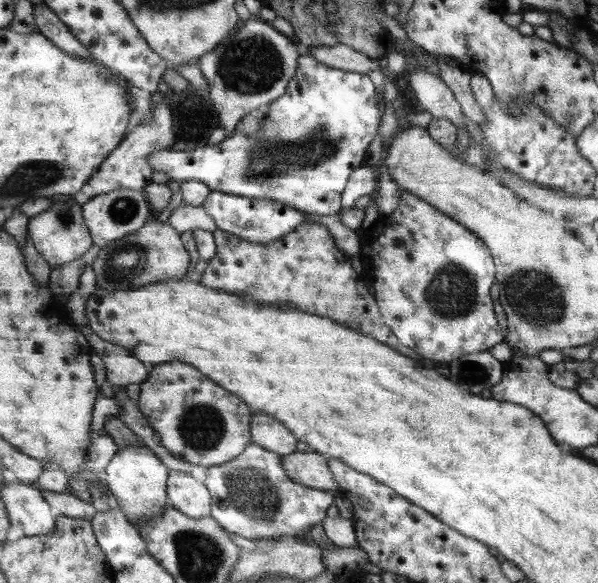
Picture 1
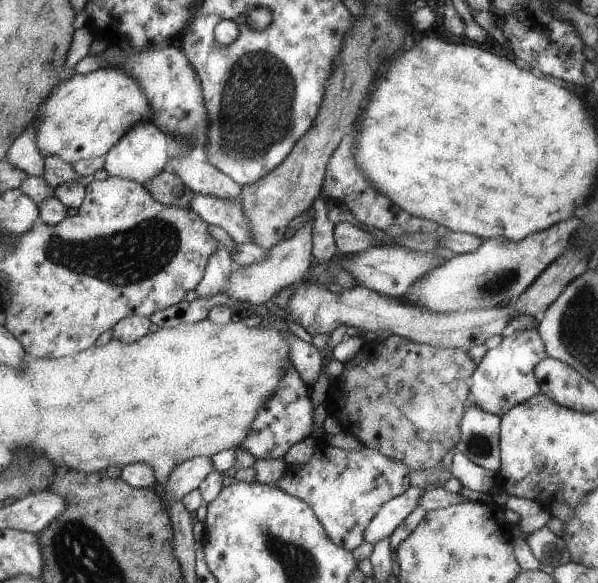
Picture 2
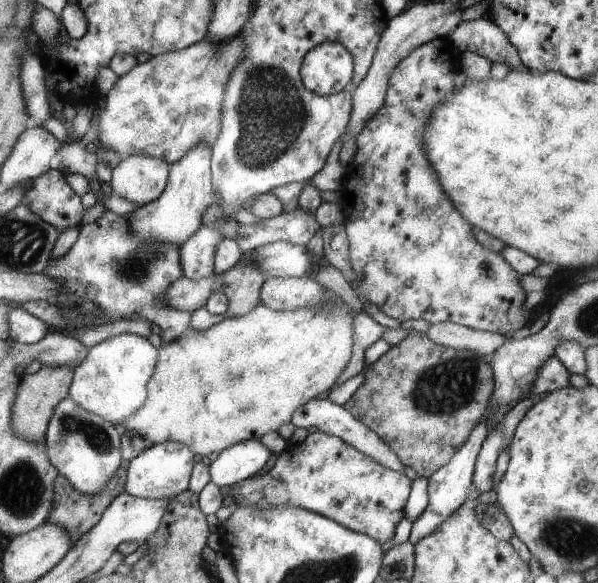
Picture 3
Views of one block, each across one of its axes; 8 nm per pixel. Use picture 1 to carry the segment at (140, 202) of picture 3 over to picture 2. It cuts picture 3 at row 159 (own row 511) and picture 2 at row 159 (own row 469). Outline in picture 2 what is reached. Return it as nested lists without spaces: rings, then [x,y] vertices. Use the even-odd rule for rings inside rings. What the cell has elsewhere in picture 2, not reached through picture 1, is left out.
[[[150,120],[136,121],[121,137],[121,139],[104,156],[102,169],[110,177],[118,177],[137,182],[142,185],[153,176],[165,170],[167,158],[167,141],[165,134],[153,126]]]

